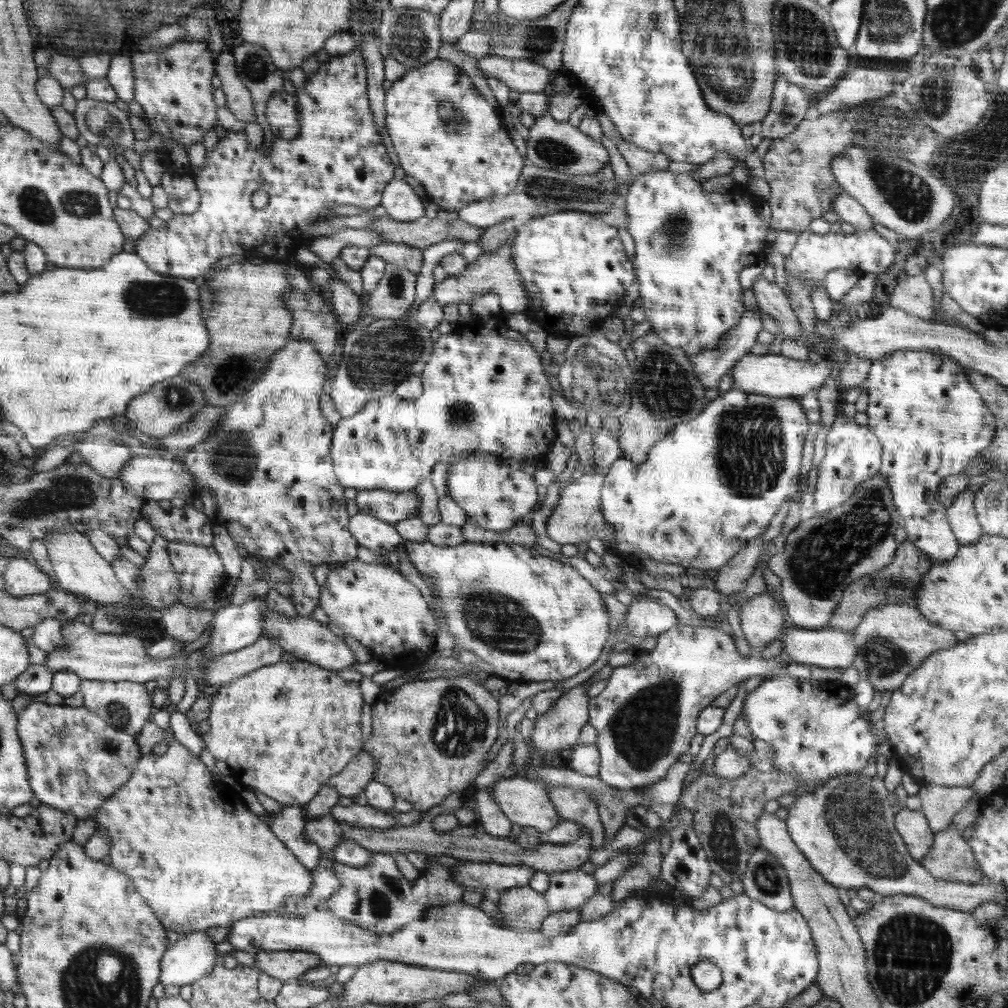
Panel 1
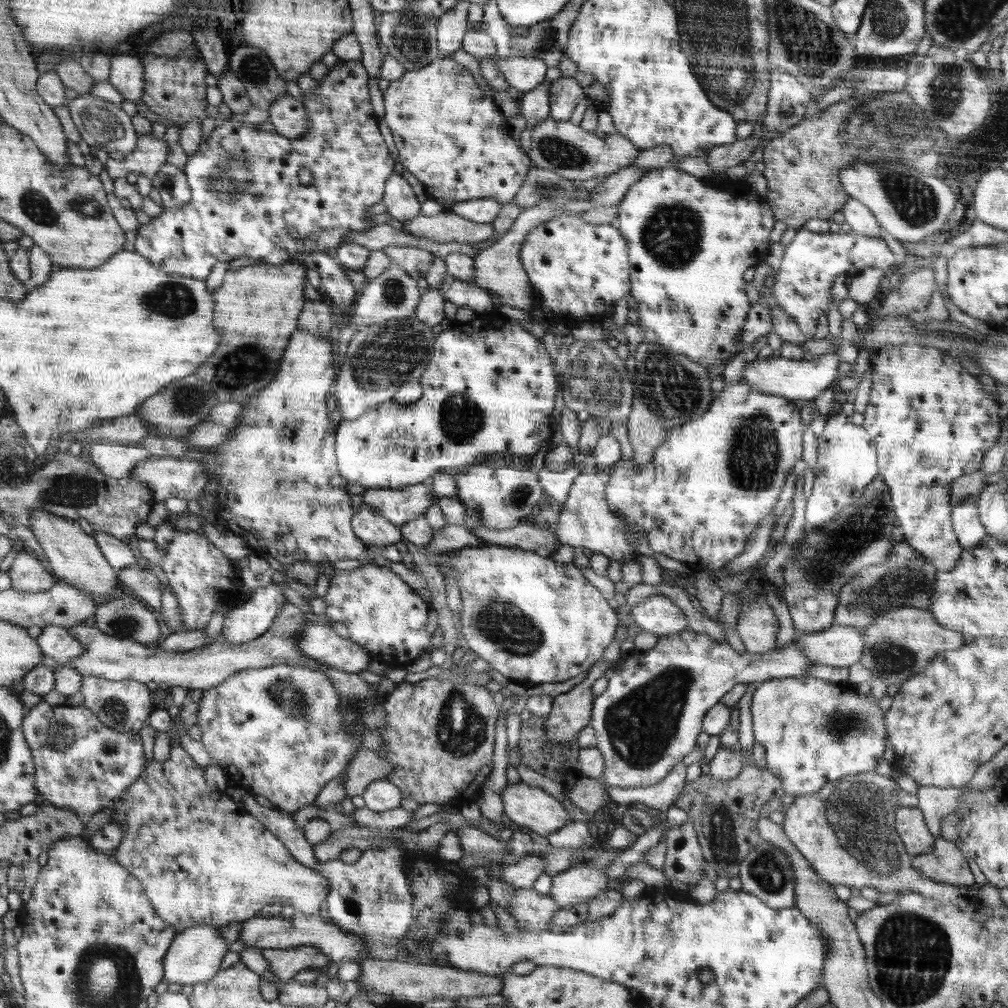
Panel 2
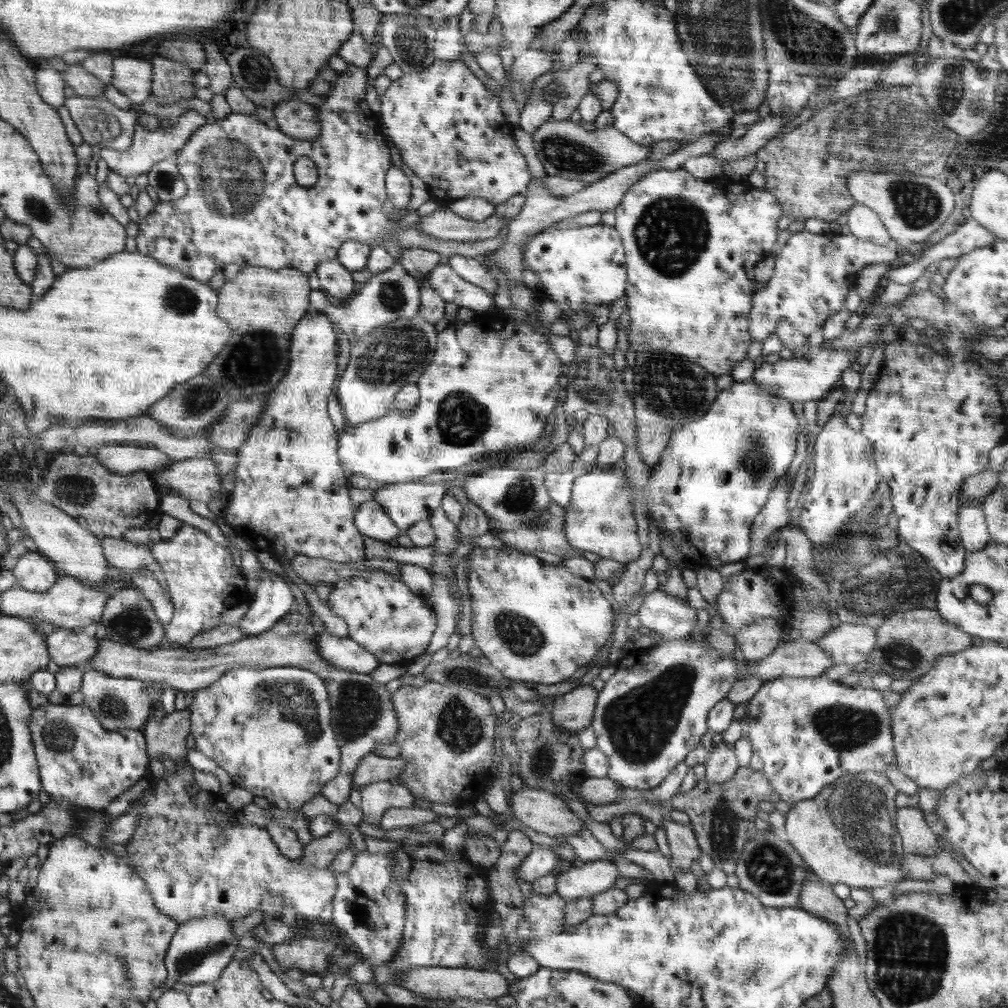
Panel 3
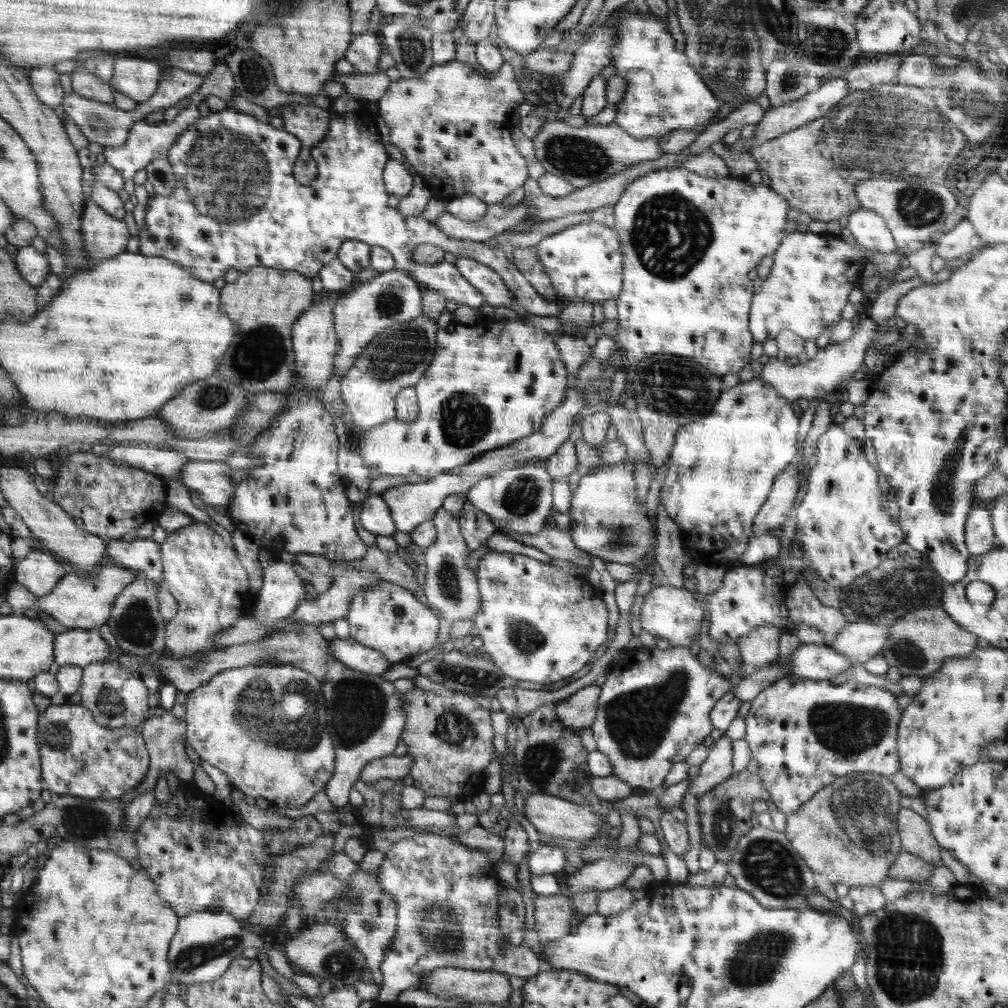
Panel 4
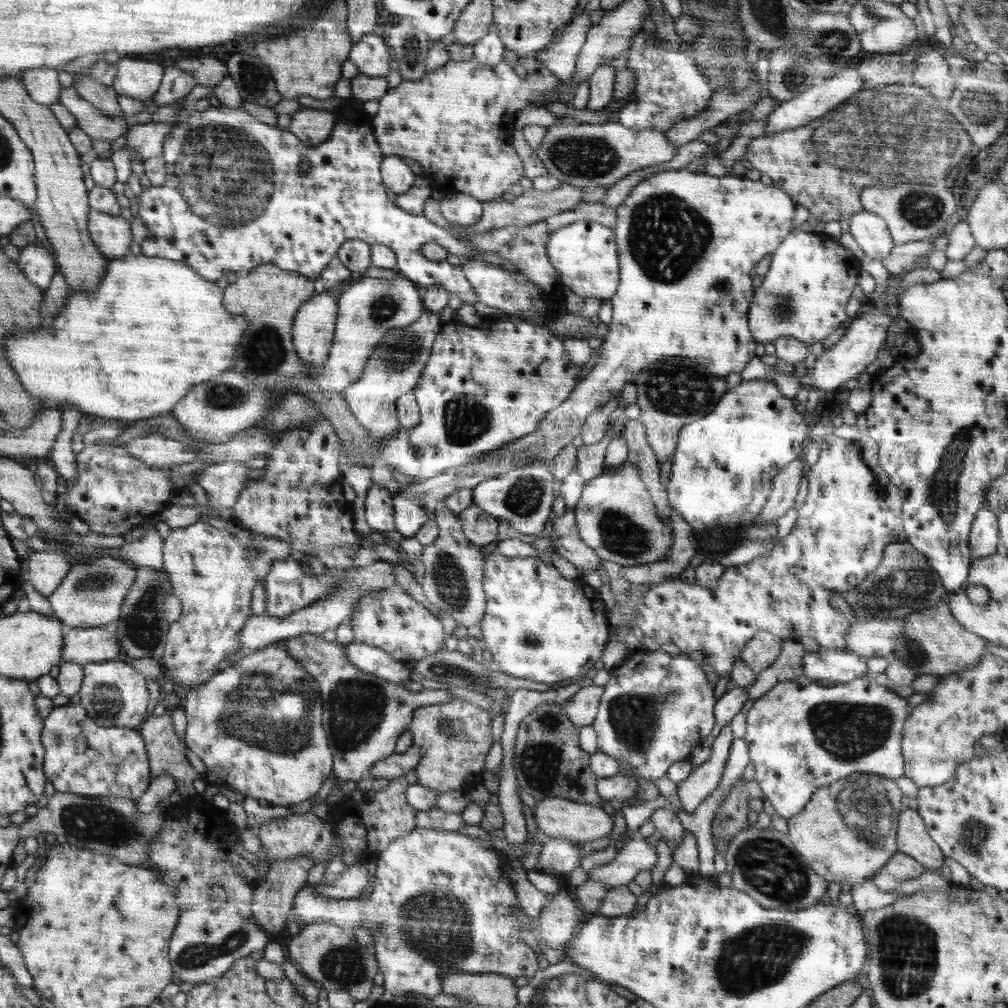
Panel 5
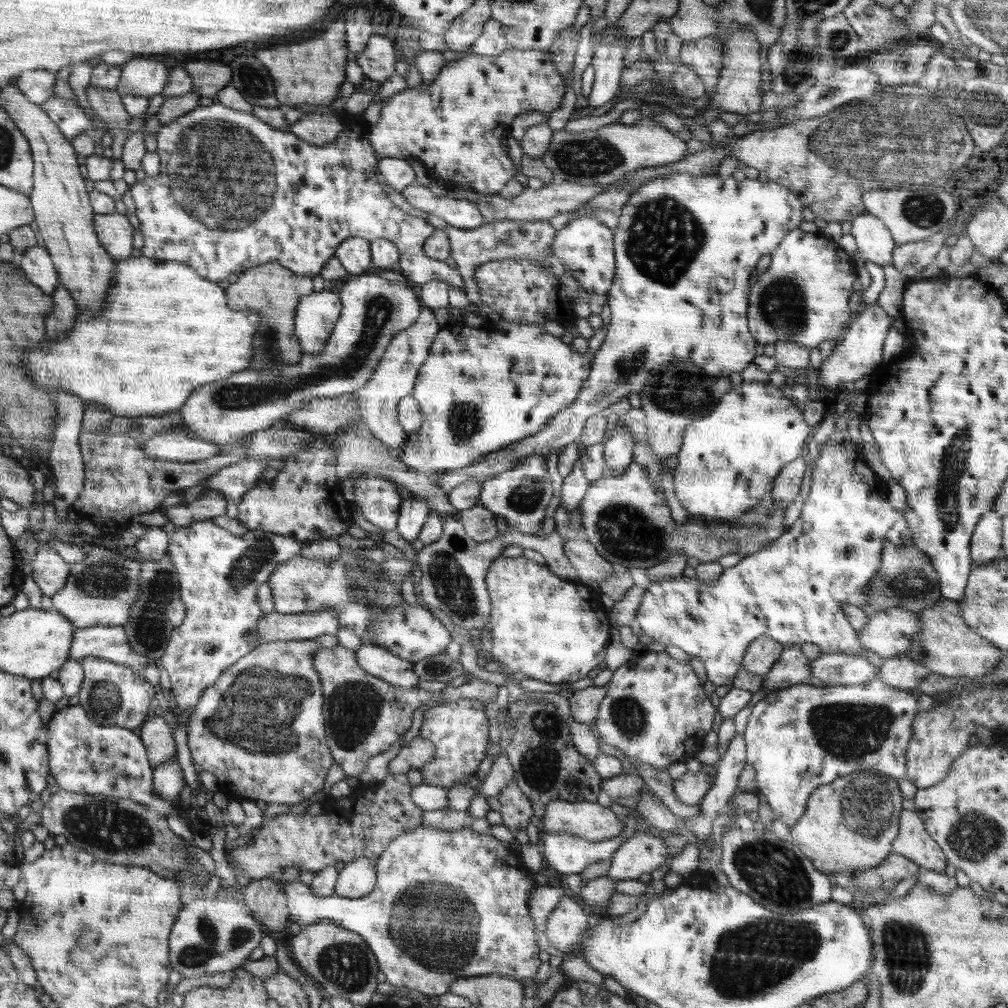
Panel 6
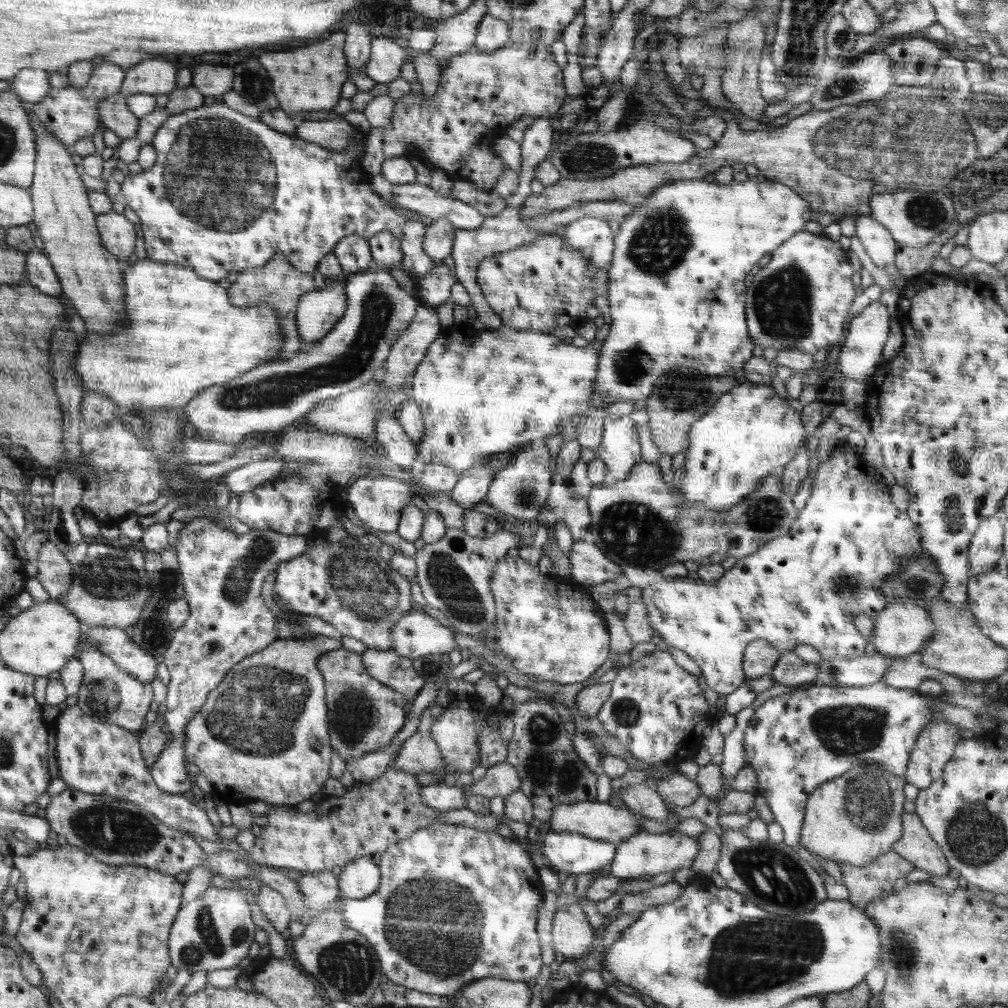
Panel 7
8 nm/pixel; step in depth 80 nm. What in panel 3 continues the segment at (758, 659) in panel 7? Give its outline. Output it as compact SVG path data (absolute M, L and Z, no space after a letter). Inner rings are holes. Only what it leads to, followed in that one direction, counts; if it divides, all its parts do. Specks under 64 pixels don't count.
M761 618L742 627L736 634L742 654L746 661L755 661L773 653L782 642L781 626L775 618Z

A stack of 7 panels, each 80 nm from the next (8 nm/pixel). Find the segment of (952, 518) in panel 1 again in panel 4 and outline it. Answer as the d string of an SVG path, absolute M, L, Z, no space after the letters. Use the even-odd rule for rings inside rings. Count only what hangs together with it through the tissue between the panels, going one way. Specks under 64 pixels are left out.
M976 504L970 509L965 524L965 545L972 556L986 554L996 547L996 540L987 506Z

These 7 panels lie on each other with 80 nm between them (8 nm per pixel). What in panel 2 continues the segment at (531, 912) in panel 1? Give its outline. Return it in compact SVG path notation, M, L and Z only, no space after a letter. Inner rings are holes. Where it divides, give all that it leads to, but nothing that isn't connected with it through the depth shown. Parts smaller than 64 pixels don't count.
M516 889L513 896L510 913L519 928L533 933L550 930L554 914L560 907L549 894L540 894L534 889Z

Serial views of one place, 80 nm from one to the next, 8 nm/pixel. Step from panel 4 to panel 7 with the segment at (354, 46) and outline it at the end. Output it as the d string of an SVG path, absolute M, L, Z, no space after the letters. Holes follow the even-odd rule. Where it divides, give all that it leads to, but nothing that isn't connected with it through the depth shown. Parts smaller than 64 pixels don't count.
M374 38L365 70L368 77L379 84L388 84L400 78L402 65L414 60L414 54L401 40Z

